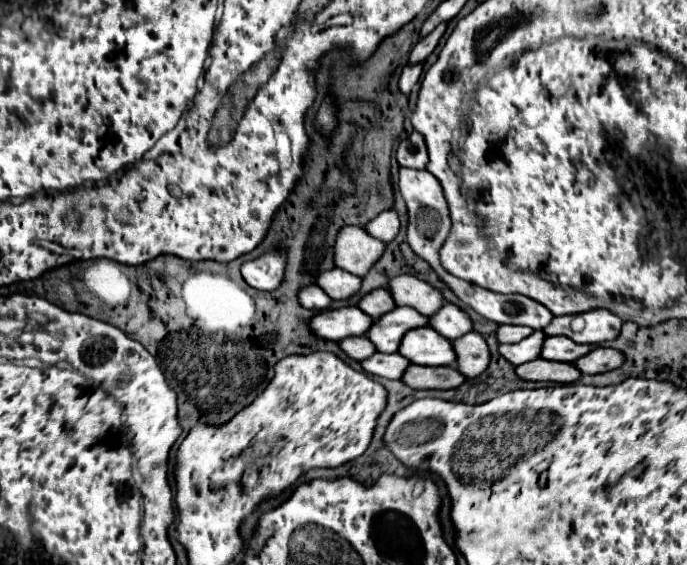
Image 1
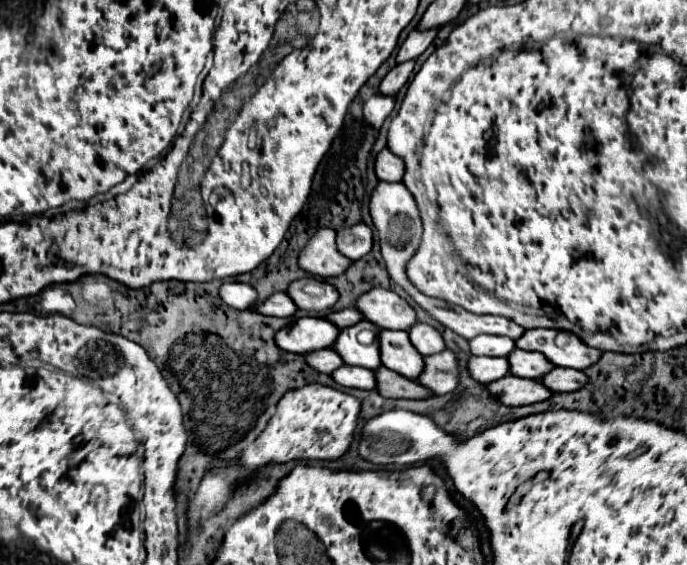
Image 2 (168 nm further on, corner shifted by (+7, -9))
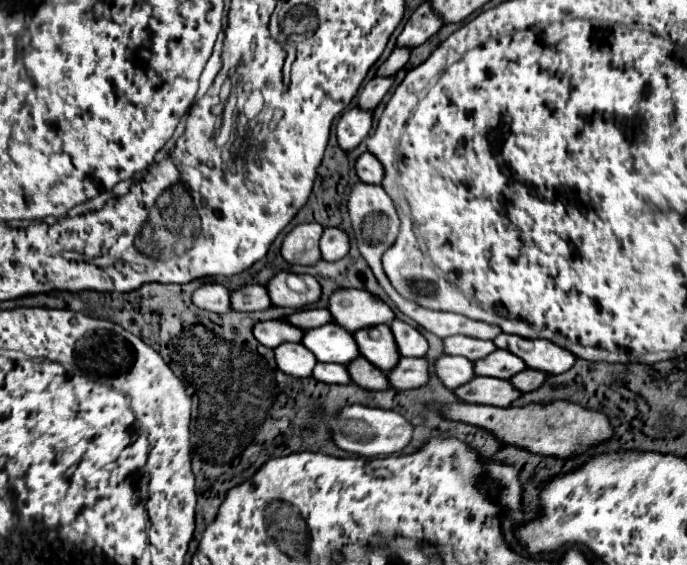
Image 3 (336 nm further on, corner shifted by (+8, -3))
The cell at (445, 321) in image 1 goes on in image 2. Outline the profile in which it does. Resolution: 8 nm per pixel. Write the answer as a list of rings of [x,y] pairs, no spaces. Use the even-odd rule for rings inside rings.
[[[415,324],[407,334],[409,334],[409,340],[413,342],[413,348],[417,348],[421,356],[439,354],[445,350],[445,342],[441,334],[427,324]]]

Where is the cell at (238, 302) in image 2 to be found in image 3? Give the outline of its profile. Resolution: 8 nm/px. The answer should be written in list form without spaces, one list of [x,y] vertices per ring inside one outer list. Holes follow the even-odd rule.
[[[204,284],[192,294],[192,300],[198,308],[208,312],[224,314],[232,310],[232,292],[224,284]]]

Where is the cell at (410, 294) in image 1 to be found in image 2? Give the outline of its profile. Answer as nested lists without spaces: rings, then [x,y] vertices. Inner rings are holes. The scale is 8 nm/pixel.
[[[373,288],[357,298],[355,308],[377,328],[409,330],[415,324],[415,310],[391,290]]]

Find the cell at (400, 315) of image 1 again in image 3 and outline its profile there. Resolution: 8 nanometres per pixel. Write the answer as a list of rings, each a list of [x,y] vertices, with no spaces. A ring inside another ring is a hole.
[[[334,322],[306,330],[302,342],[310,352],[314,352],[318,362],[350,364],[360,356],[360,348],[354,334]]]

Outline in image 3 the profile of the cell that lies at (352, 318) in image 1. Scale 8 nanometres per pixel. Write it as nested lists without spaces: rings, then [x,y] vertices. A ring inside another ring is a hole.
[[[280,318],[280,320],[268,320],[268,322],[256,324],[254,336],[256,336],[256,340],[260,340],[260,344],[264,344],[268,348],[276,348],[284,342],[302,342],[304,330],[290,324],[288,320]]]

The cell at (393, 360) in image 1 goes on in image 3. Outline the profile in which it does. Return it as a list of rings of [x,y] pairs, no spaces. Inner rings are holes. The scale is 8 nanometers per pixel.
[[[318,362],[312,376],[320,382],[328,384],[352,384],[348,366],[344,364],[328,364],[328,362]]]

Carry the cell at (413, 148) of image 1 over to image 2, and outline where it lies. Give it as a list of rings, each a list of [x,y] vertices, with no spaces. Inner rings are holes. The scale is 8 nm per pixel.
[[[387,148],[381,150],[375,158],[375,176],[383,182],[399,182],[403,178],[403,160],[393,156]]]

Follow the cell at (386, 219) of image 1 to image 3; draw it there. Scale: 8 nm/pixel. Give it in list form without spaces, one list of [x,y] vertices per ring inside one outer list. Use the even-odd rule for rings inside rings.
[[[326,228],[320,240],[322,258],[328,262],[336,262],[344,258],[350,250],[350,236],[342,228]]]

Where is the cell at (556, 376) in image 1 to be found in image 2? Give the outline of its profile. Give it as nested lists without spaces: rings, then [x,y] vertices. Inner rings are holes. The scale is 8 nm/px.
[[[505,376],[497,382],[491,382],[487,384],[487,390],[489,394],[493,394],[493,398],[505,402],[505,406],[535,404],[551,396],[551,392],[545,386],[541,386],[539,380],[527,380],[517,376]]]

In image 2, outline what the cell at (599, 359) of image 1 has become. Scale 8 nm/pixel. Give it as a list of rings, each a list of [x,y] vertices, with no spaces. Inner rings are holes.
[[[553,368],[549,374],[541,378],[541,384],[547,386],[551,392],[575,392],[587,382],[587,376],[579,370],[567,368]]]

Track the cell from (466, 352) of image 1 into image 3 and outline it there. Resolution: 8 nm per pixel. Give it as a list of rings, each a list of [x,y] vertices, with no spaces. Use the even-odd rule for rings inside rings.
[[[402,358],[400,364],[388,372],[388,380],[396,390],[414,390],[428,384],[430,364],[426,358]]]

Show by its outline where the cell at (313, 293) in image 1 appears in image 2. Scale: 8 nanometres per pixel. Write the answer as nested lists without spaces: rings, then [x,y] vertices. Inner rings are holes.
[[[277,292],[277,294],[271,294],[263,304],[255,306],[255,310],[265,316],[285,316],[287,318],[295,314],[297,306],[285,292]]]

